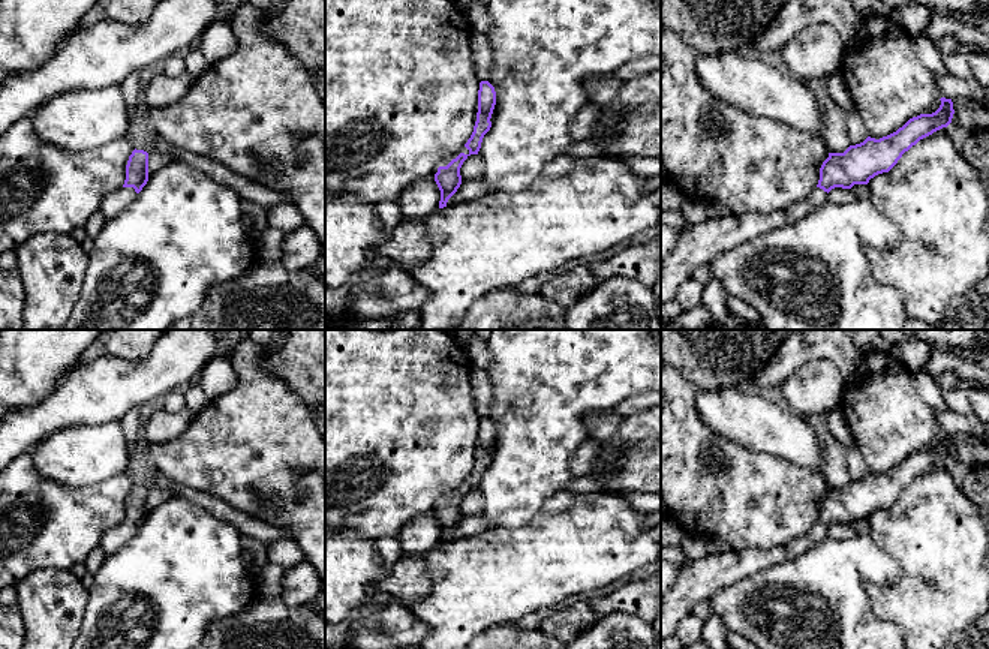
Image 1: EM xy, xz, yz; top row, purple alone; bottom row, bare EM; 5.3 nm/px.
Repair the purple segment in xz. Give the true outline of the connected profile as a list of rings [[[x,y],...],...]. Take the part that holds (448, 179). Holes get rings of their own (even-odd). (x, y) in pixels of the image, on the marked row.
[[[489,81],[480,82],[478,112],[474,132],[468,142],[448,160],[445,160],[435,174],[435,181],[441,190],[439,208],[447,207],[448,199],[462,184],[460,168],[471,154],[478,154],[484,135],[492,127],[492,114],[496,105],[496,91]]]

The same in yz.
[[[952,99],[940,100],[941,105],[935,112],[913,117],[887,136],[880,139],[868,136],[844,153],[829,153],[820,168],[817,187],[808,198],[787,210],[769,214],[731,214],[686,225],[661,268],[661,303],[676,300],[679,286],[691,271],[707,264],[715,255],[806,217],[829,201],[829,192],[835,187],[851,189],[854,184],[868,184],[875,175],[889,172],[920,139],[952,123],[955,114]]]

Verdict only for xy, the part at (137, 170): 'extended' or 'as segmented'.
extended

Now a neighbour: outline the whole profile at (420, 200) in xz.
[[[424,178],[409,186],[397,199],[403,220],[423,220],[439,210],[441,190],[435,178]]]

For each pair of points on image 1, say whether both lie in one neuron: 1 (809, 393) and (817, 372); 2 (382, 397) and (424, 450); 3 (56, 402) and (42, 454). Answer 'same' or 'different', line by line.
1: same
2: same
3: different

